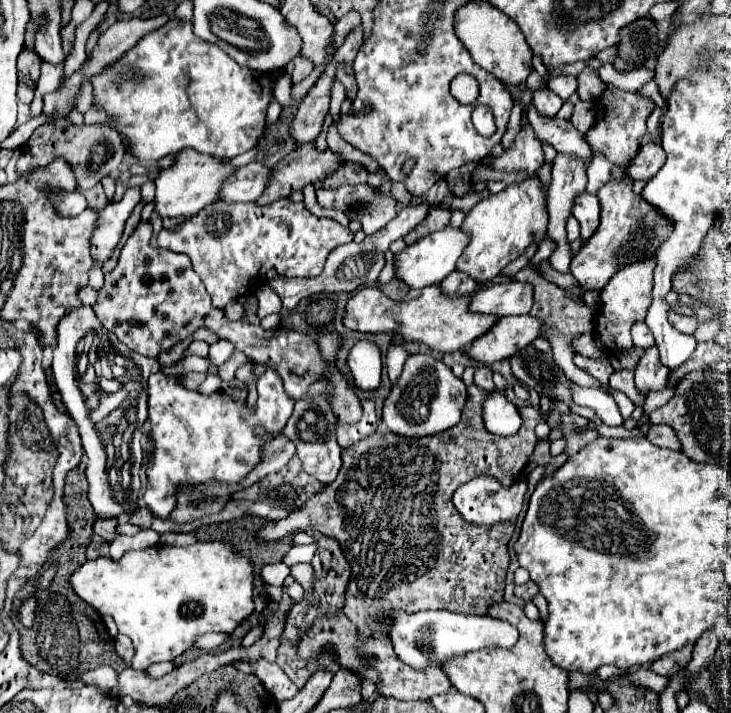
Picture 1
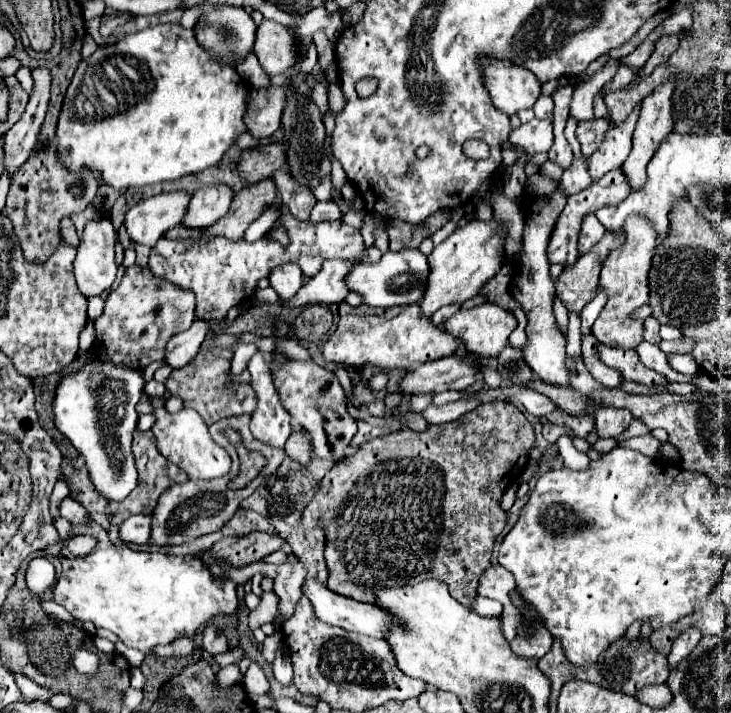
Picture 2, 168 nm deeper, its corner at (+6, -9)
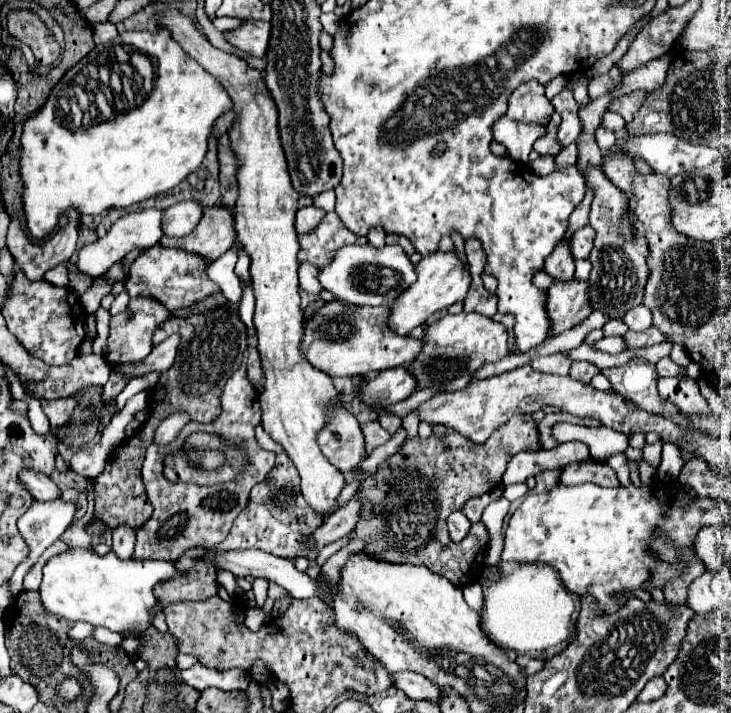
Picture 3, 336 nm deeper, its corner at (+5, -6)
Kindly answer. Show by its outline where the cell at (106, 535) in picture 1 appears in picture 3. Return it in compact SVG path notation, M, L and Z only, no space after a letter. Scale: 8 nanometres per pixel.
M23 471L19 477L21 477L23 485L31 491L31 495L35 495L35 499L39 499L39 501L49 501L49 499L61 497L61 489L41 473Z

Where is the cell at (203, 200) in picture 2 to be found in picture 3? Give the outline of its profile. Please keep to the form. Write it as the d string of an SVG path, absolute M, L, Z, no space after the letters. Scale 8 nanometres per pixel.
M179 201L165 209L163 231L167 237L183 237L193 231L193 227L203 217L203 205L197 201Z

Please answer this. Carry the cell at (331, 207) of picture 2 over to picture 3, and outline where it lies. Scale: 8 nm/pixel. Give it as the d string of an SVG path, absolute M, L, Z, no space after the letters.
M315 205L299 209L299 211L297 211L297 221L295 221L297 231L299 231L299 233L311 231L311 229L323 219L323 215L325 215L325 211L323 211L321 207L315 207Z

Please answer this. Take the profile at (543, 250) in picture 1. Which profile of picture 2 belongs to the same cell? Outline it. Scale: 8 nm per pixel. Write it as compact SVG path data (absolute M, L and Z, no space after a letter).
M612 170L604 178L600 178L600 182L592 182L586 190L570 196L570 202L562 210L562 214L560 214L560 218L556 222L556 228L554 228L554 232L550 236L550 244L548 244L548 260L550 260L550 264L560 264L560 266L574 264L578 260L576 242L578 242L578 236L580 236L580 224L586 218L586 214L594 214L596 210L600 210L604 206L620 204L628 194L630 194L630 188L628 188L628 182L626 182L622 170Z

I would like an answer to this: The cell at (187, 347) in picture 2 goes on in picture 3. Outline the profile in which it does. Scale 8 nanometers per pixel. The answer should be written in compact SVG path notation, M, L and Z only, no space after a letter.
M171 335L167 341L155 345L153 351L147 355L147 359L135 363L135 365L133 363L111 365L111 369L121 371L121 373L129 373L129 375L145 375L149 371L165 373L175 363L177 351L179 351L179 335Z

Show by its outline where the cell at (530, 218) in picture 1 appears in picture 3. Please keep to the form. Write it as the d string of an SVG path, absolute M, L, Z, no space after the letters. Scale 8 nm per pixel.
M435 251L435 255L423 257L417 267L417 281L391 305L391 319L389 325L397 335L407 335L417 325L423 325L427 317L431 317L435 311L447 309L457 301L463 301L467 297L467 291L471 287L471 273L467 263L459 259L459 253L453 251Z

